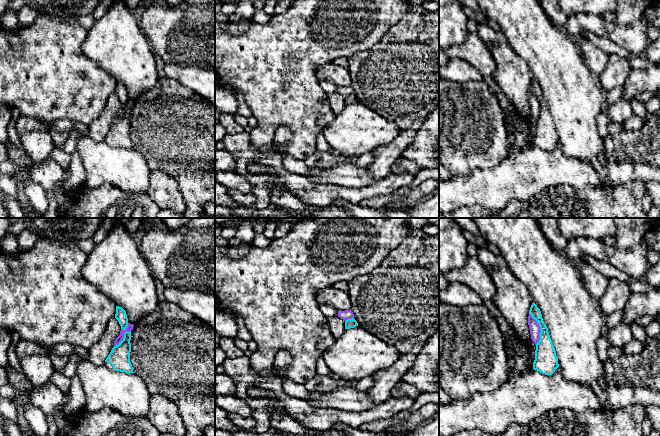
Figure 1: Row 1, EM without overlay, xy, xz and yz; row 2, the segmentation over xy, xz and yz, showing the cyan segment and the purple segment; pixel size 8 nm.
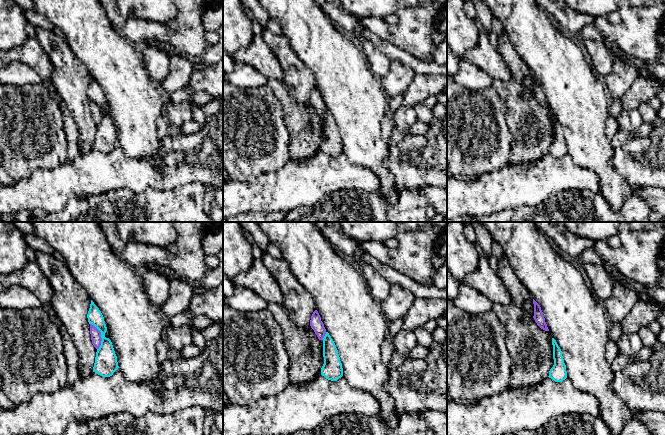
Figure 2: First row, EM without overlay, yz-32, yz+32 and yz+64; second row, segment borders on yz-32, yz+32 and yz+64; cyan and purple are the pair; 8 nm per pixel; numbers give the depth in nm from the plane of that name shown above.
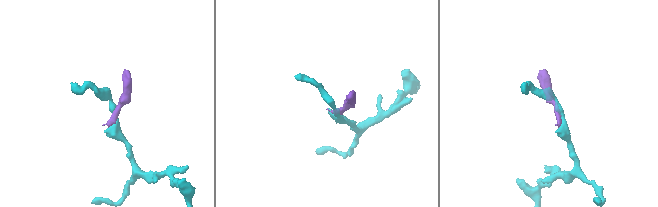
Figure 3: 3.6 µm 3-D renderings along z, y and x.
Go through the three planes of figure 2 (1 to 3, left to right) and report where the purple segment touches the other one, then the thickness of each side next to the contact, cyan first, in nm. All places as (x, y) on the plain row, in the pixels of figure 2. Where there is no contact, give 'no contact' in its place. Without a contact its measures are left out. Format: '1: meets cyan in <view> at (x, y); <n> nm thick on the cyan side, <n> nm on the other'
1: meets cyan in yz-32 at (101, 112); 180 nm thick on the cyan side, 80 nm on the other
2: meets cyan in yz+32 at (324, 112); 150 nm thick on the cyan side, 100 nm on the other
3: no contact

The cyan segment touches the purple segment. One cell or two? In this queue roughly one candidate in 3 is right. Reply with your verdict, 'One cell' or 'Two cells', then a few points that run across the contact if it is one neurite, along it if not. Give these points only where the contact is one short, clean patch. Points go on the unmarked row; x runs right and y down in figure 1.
Two cells. Line: xy (128, 99), (124, 113), (114, 122)

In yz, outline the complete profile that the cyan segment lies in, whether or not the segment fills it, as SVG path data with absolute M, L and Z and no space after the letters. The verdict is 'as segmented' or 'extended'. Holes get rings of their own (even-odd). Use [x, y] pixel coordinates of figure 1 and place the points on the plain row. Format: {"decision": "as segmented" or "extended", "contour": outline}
{"decision": "as segmented", "contour": "M534 78L530 83L529 90L537 97L541 106L540 116L536 120L533 145L545 151L552 151L559 143L558 134L541 87Z"}

